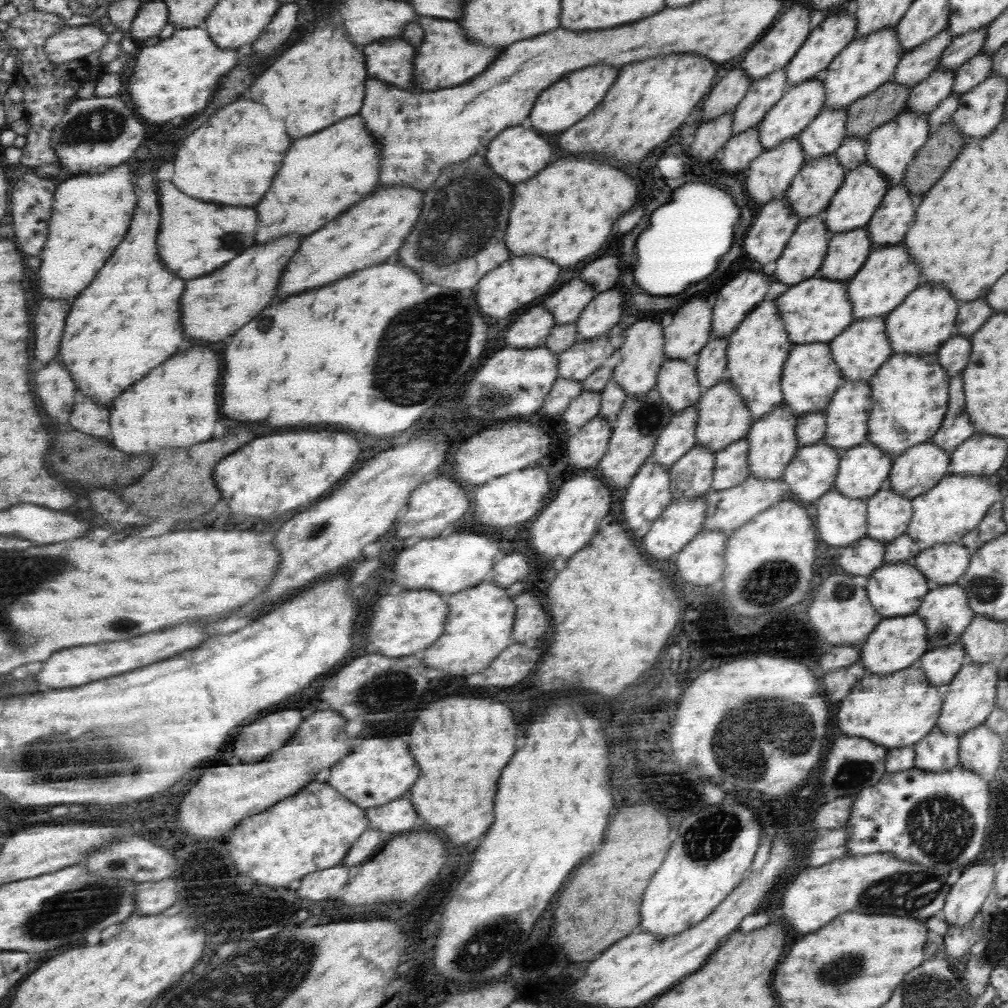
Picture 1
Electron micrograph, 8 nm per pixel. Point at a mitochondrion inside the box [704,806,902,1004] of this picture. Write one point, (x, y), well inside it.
(847, 967)

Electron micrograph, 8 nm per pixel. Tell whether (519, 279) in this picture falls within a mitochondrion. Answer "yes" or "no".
no

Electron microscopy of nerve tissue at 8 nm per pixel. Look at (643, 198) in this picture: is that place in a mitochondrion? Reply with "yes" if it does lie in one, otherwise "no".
no

